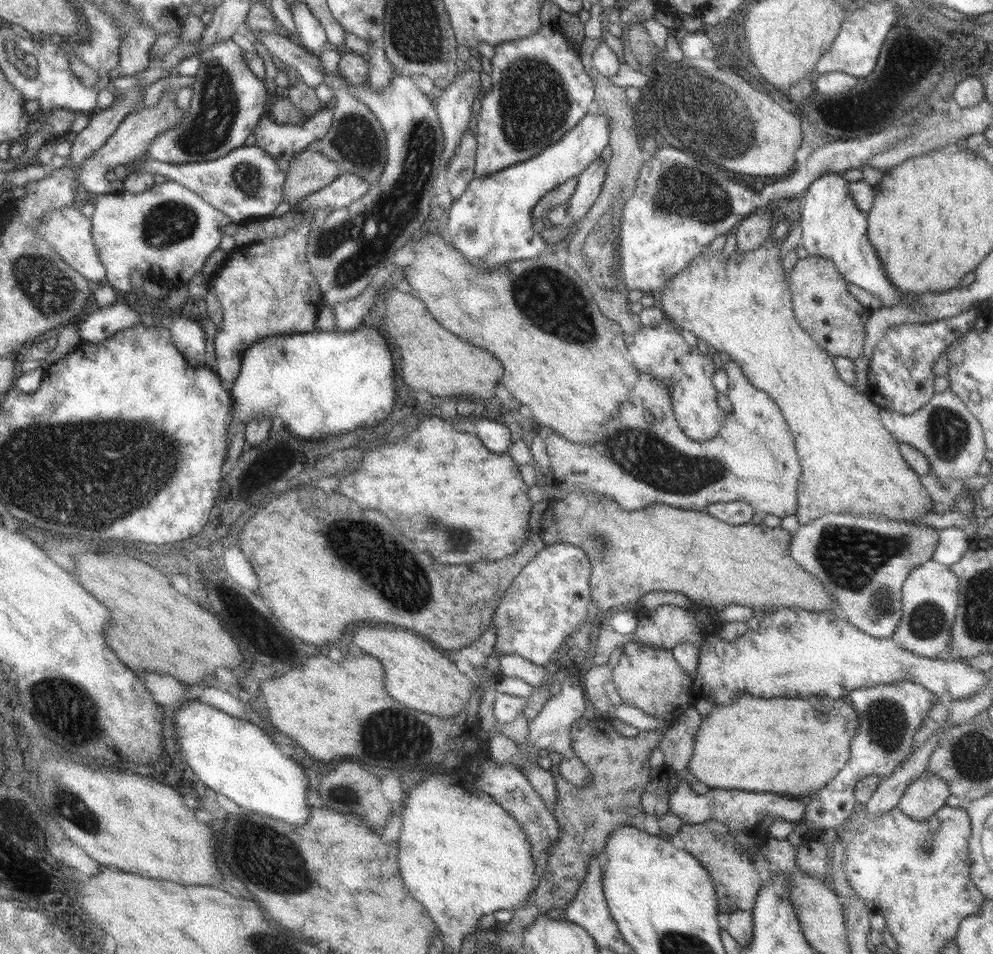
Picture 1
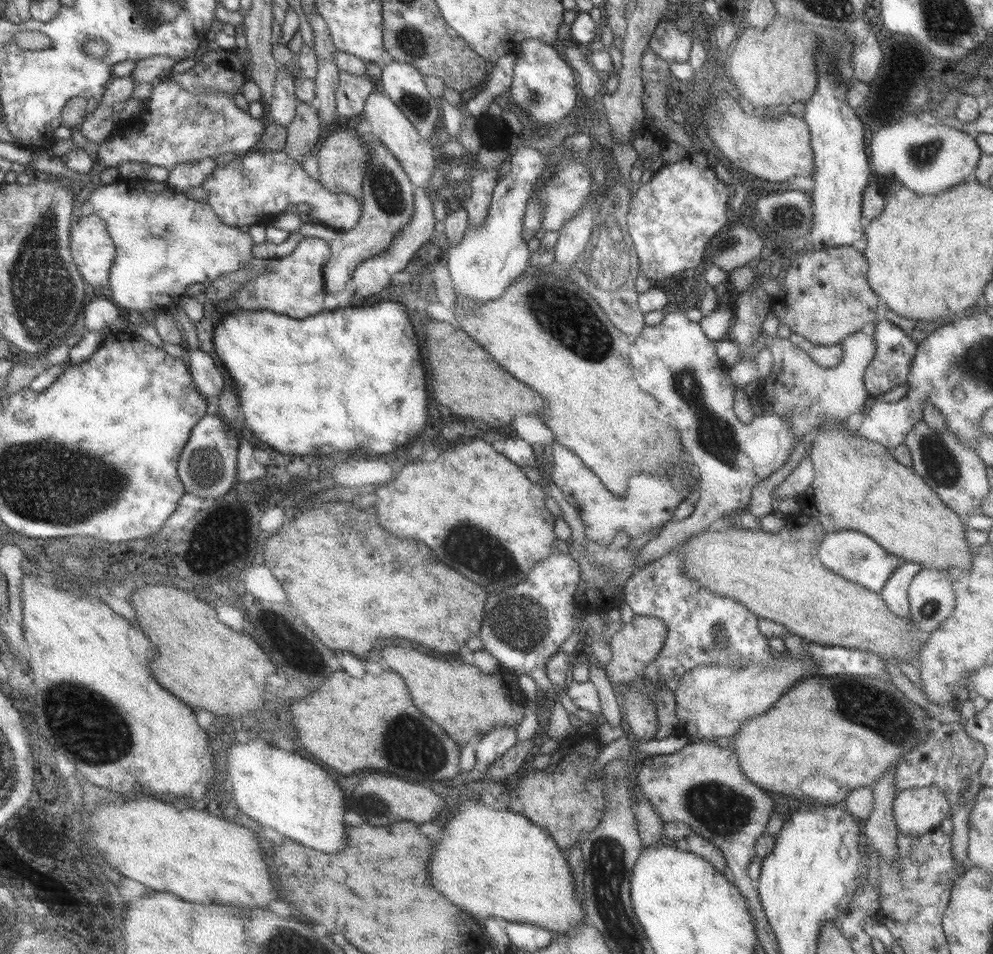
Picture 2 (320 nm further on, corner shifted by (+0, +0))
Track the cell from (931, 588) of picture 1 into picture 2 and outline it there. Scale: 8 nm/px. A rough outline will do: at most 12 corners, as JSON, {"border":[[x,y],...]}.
{"border":[[915,574],[910,619],[931,633],[955,608],[948,574]]}

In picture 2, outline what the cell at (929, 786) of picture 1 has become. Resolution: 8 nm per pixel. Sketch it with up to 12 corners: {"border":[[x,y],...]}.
{"border":[[935,785],[901,790],[892,802],[897,830],[935,830],[952,809]]}

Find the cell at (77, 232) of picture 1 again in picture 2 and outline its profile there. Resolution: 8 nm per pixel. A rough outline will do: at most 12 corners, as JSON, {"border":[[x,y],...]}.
{"border":[[97,214],[73,224],[75,262],[111,298],[118,246]]}

